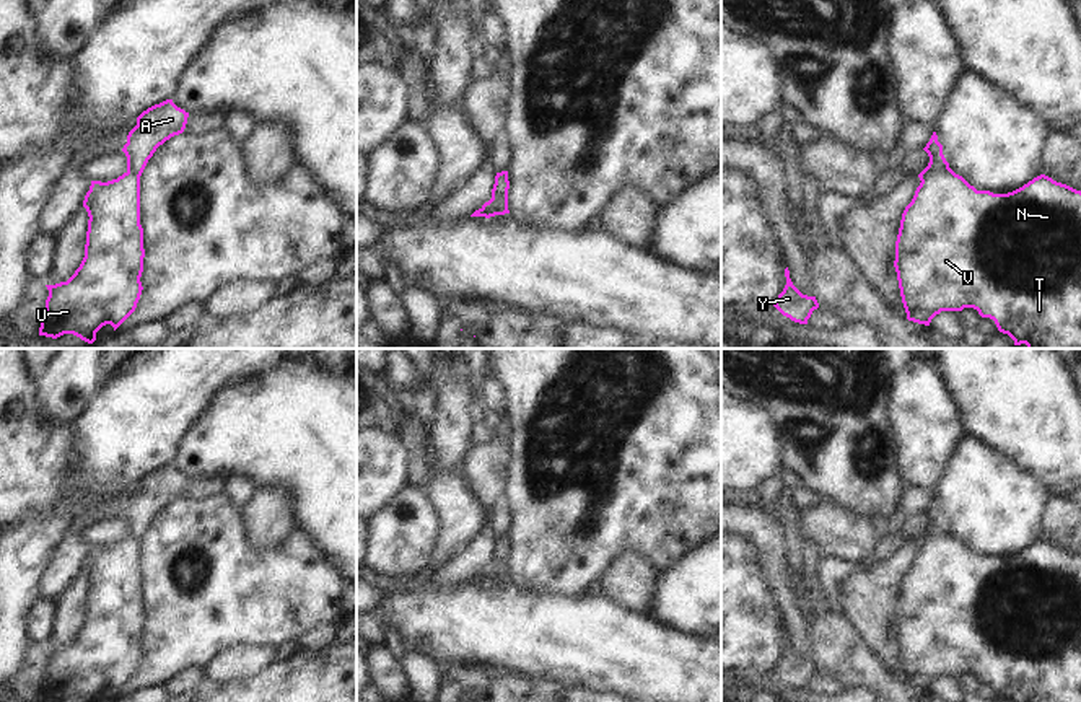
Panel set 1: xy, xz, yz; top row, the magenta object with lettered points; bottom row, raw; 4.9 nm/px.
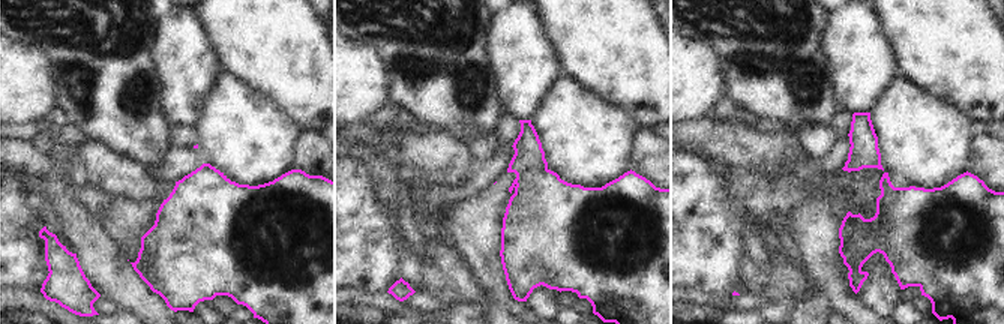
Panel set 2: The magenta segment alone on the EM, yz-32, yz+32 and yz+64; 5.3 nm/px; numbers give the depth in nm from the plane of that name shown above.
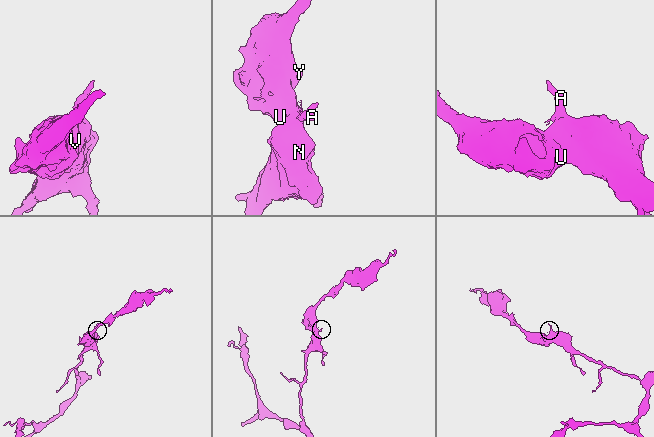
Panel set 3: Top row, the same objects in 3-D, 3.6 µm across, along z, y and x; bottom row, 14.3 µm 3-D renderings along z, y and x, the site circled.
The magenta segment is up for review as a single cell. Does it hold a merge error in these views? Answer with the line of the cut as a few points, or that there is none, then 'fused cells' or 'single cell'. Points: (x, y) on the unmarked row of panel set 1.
yz (948, 531), (935, 535), (920, 549) | fused cells

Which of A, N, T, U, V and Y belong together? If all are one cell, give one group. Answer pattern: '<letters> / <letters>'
A / N T U V Y

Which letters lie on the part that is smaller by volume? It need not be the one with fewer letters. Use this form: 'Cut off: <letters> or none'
Cut off: A.

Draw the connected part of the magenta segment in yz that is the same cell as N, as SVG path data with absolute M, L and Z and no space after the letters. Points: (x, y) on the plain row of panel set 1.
M951 533L938 534L921 546L902 578L894 632L908 686L930 691L931 684L941 676L974 673L982 682L993 684L998 695L1009 702L1081 702L1081 555L1040 539L1013 557L993 559L990 555L977 555Z

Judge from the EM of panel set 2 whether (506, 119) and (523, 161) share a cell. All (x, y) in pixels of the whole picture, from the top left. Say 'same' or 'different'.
different

